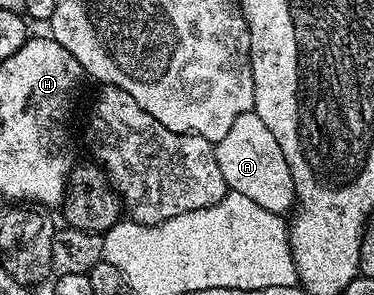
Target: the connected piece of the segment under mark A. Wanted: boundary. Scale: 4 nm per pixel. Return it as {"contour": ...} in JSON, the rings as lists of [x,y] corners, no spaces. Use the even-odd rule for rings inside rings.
{"contour":[[[253,110],[240,114],[240,118],[232,122],[232,130],[214,144],[214,153],[229,191],[252,198],[252,202],[256,202],[256,206],[264,206],[264,210],[286,214],[293,209],[294,187],[284,150],[280,150],[280,142],[272,138],[272,130],[264,126],[263,120]]]}

